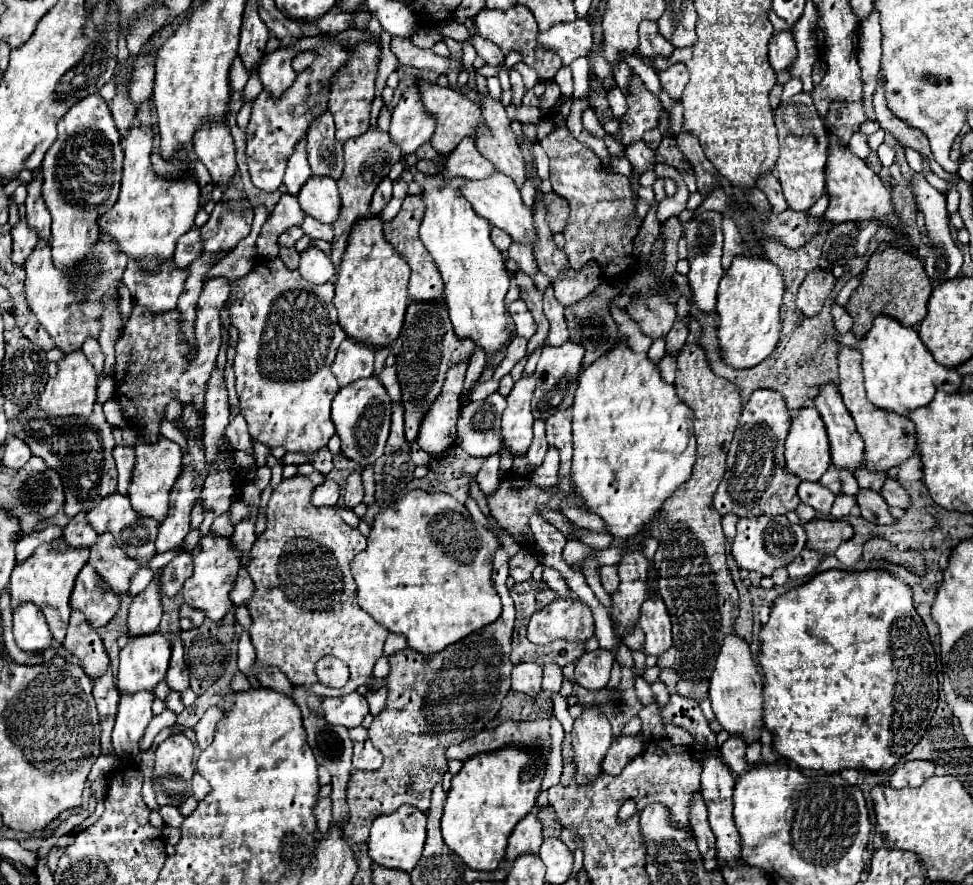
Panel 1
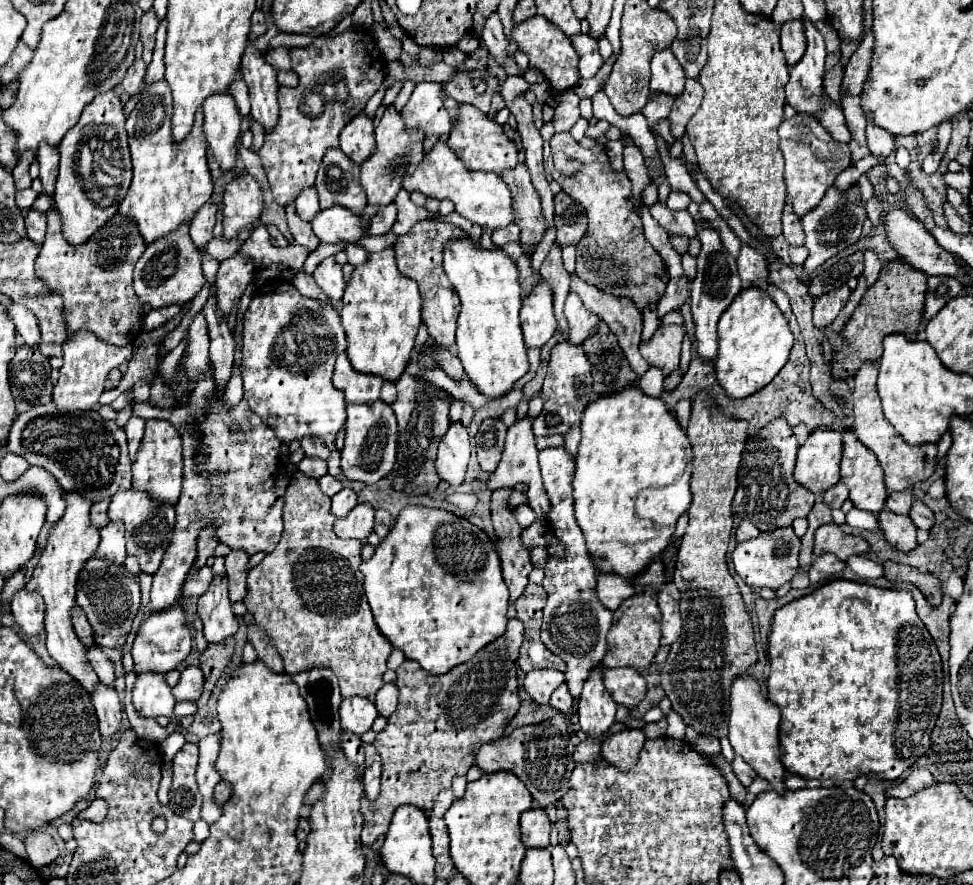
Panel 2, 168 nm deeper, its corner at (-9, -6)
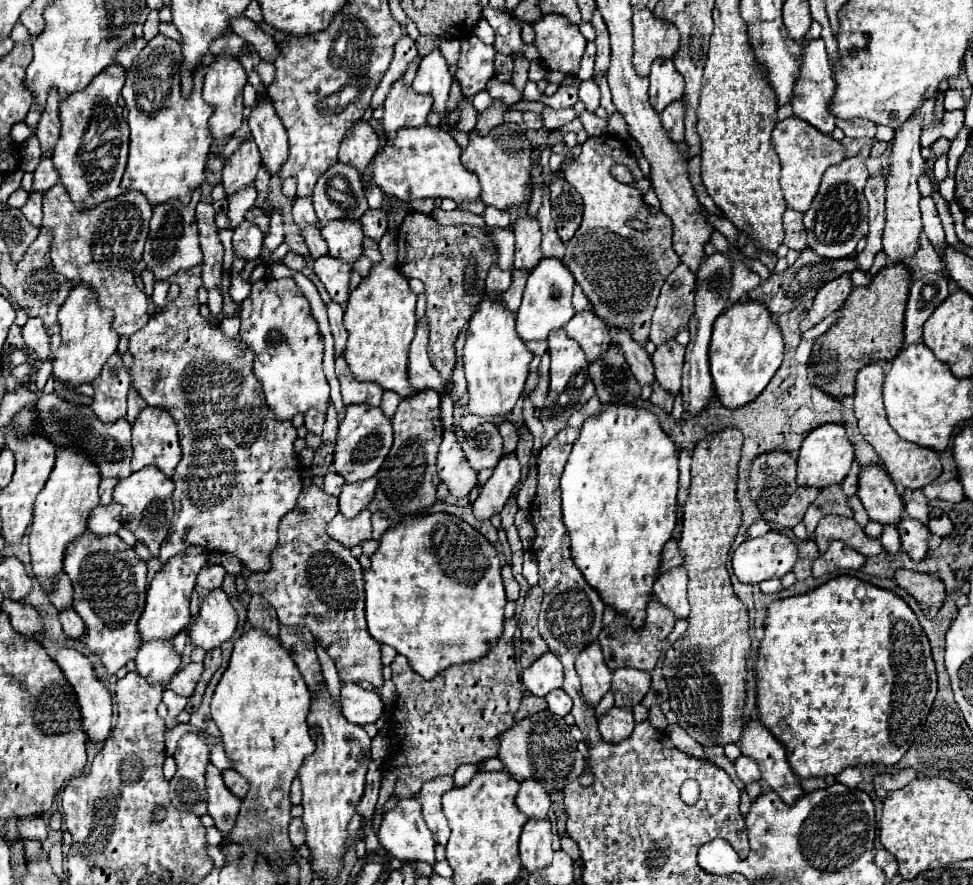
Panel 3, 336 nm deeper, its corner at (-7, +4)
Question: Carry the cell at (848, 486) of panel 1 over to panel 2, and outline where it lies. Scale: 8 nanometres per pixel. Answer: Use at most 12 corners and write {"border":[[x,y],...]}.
{"border":[[861,508],[847,512],[847,524],[877,532],[877,514]]}

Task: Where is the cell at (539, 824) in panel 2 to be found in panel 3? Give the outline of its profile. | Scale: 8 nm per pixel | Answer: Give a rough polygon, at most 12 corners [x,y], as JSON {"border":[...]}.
{"border":[[537,780],[521,782],[515,800],[529,818],[547,818],[549,792]]}

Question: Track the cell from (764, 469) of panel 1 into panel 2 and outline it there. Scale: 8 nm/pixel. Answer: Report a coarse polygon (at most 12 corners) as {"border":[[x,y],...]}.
{"border":[[783,416],[747,438],[733,500],[761,532],[809,514]]}

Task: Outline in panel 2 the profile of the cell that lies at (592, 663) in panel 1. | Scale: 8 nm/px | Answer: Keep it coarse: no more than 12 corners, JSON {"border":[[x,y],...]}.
{"border":[[603,668],[617,704],[637,706],[645,680],[635,668]]}

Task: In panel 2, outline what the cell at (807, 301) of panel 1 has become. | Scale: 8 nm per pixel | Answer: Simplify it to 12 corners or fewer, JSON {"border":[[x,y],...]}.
{"border":[[847,286],[821,294],[813,304],[813,324],[829,326],[847,304]]}

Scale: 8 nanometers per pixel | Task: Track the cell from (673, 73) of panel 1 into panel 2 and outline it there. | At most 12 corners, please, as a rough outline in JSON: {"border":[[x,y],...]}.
{"border":[[687,78],[669,114],[671,132],[681,138],[689,118],[701,106],[703,86]]}

